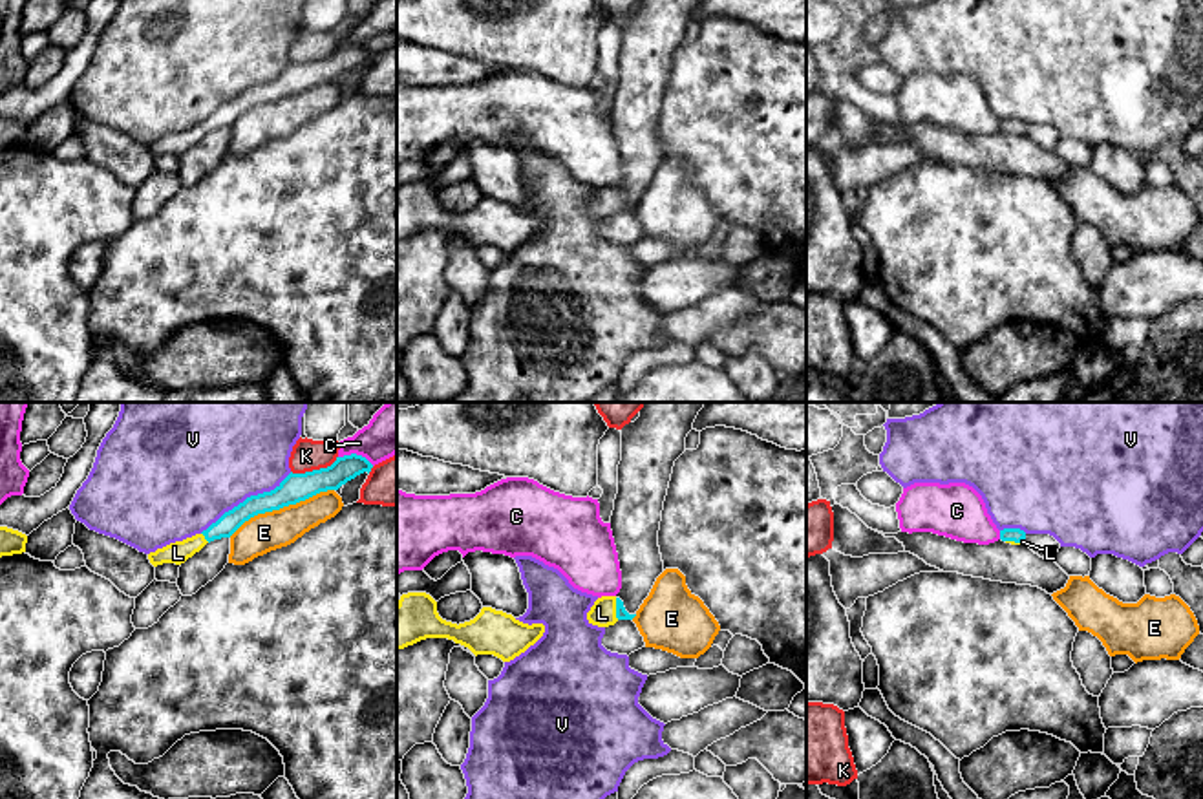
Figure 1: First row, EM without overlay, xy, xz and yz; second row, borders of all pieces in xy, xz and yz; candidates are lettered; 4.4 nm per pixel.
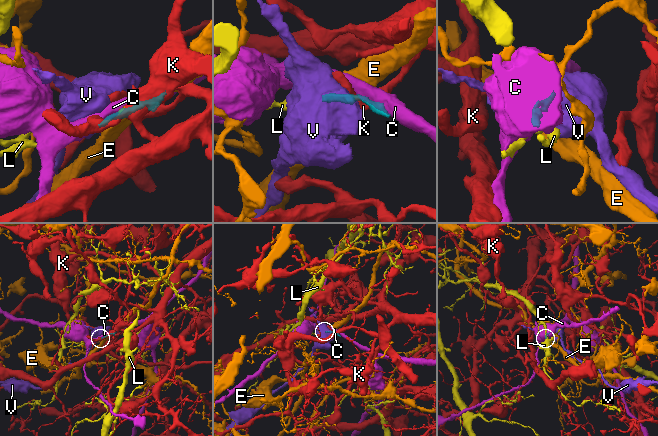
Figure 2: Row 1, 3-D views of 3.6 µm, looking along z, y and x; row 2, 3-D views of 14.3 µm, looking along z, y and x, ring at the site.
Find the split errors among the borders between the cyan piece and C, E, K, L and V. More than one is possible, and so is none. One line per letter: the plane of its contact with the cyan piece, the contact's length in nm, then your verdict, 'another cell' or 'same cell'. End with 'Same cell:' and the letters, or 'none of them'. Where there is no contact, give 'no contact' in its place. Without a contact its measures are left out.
C: meets cyan in xy; contact 170 nm long; another cell
E: meets cyan in xy; contact 500 nm long; another cell
K: meets cyan in xy; contact 220 nm long; another cell
L: meets cyan in xz; contact 100 nm long; same cell
V: meets cyan in xy; contact 480 nm long; another cell
Same cell: L

